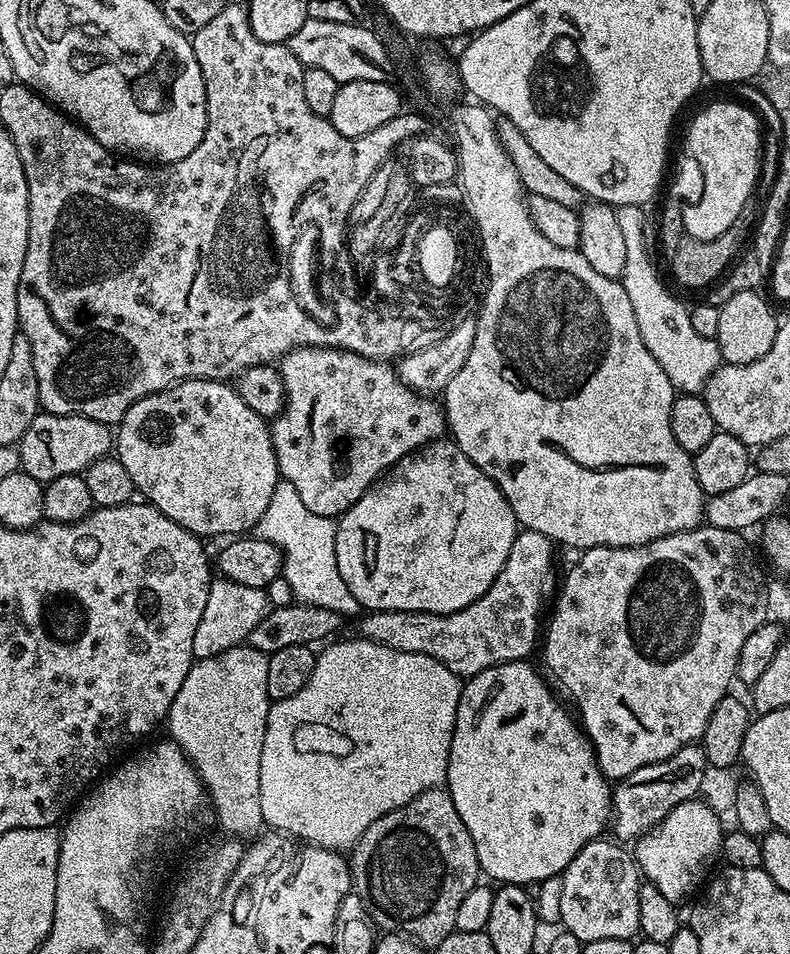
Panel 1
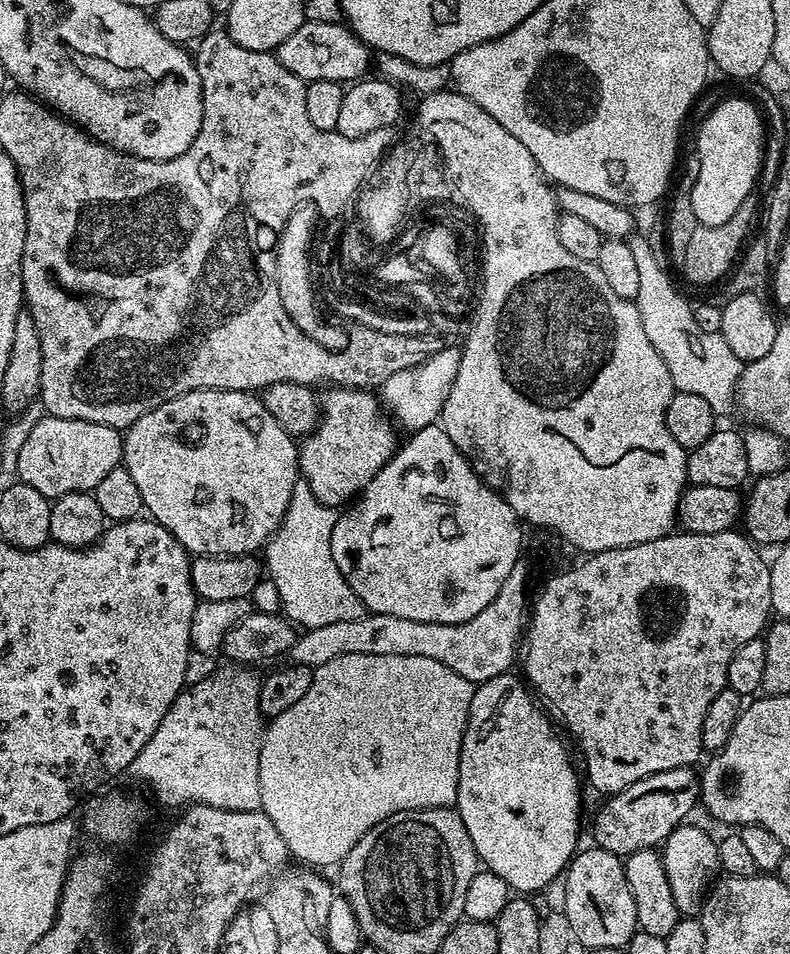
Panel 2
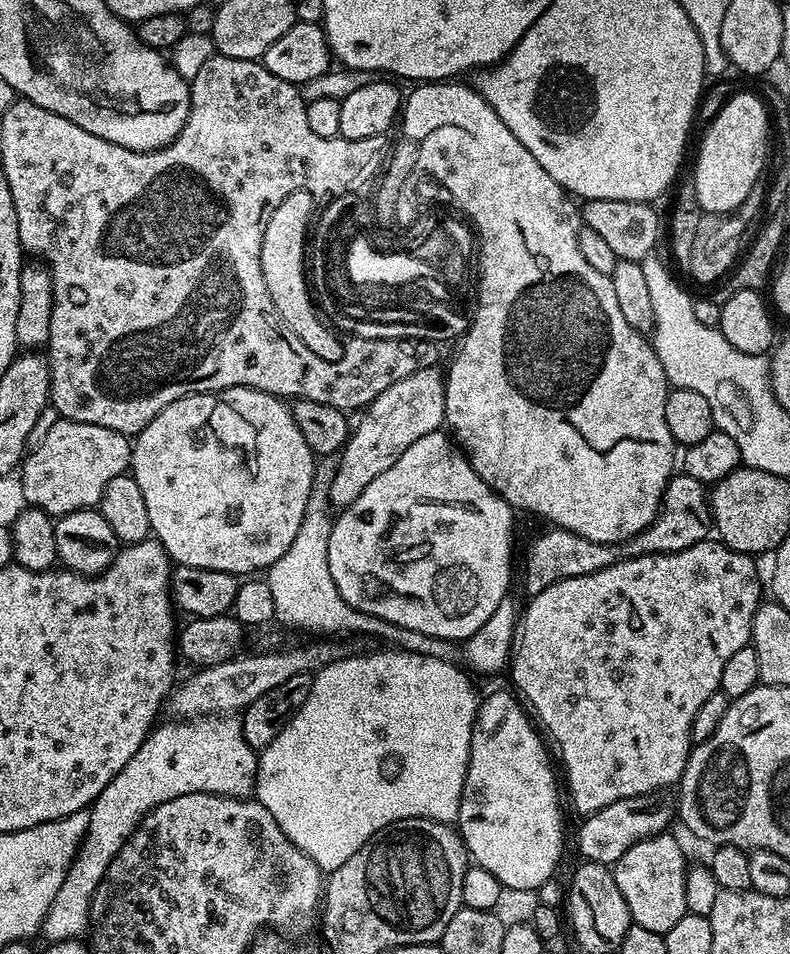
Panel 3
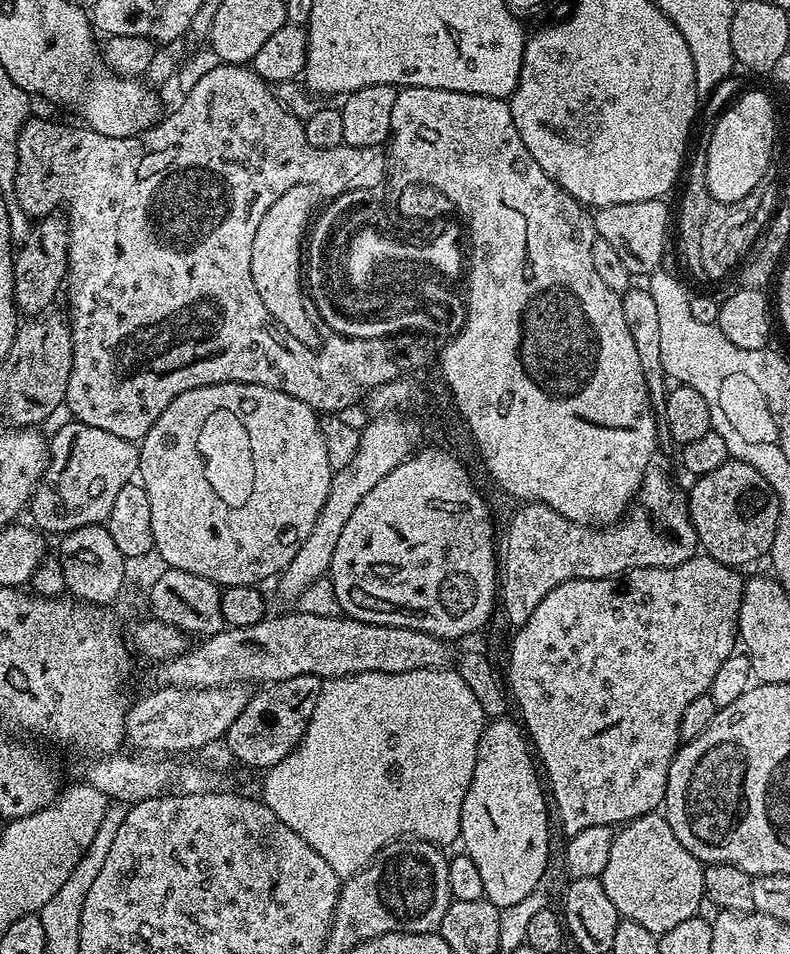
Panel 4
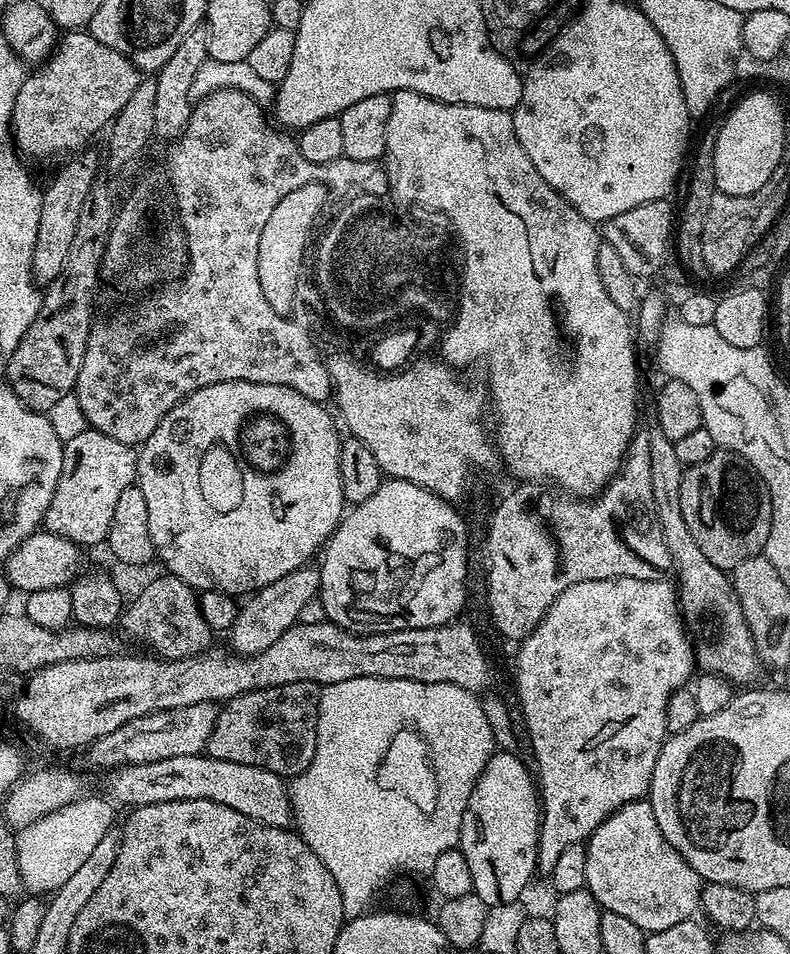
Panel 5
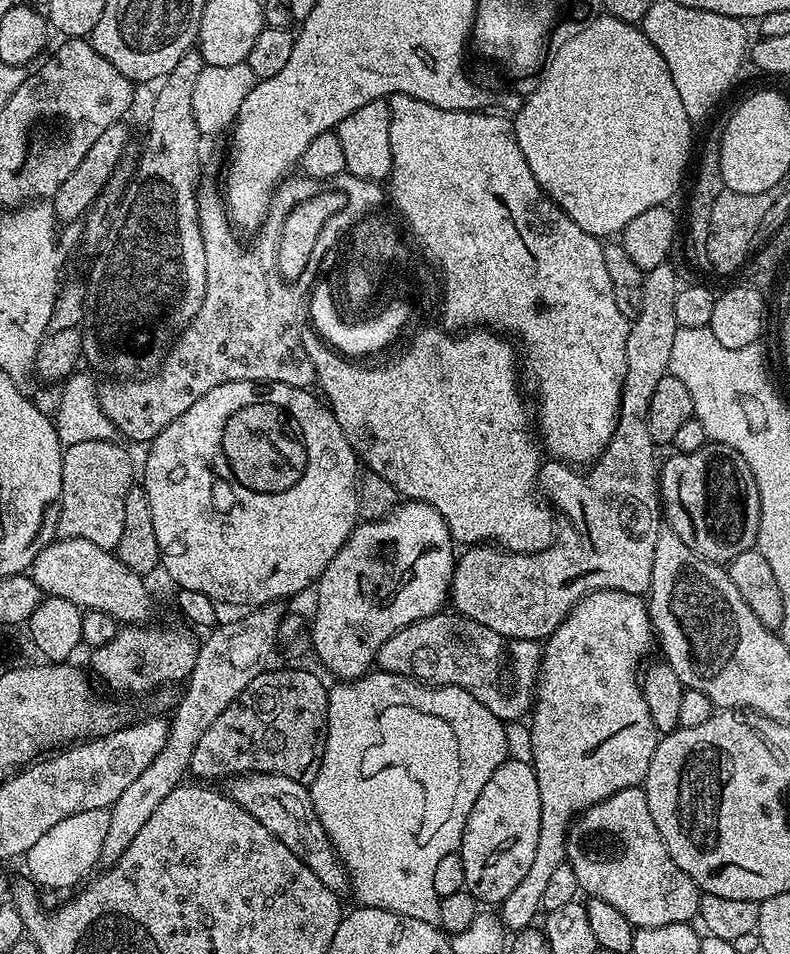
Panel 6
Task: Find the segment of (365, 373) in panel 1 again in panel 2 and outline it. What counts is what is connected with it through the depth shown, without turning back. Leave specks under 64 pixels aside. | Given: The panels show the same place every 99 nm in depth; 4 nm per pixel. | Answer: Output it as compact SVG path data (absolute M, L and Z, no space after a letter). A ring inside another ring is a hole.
M332 386L325 392L328 393L322 396L322 422L316 425L316 431L311 436L303 437L298 448L300 475L308 483L310 490L314 490L314 498L318 498L318 502L339 509L340 504L347 505L353 498L359 497L365 486L376 477L378 470L382 470L382 466L386 466L391 460L398 447L397 429L382 411L377 397L376 400L372 397L375 395L371 391Z

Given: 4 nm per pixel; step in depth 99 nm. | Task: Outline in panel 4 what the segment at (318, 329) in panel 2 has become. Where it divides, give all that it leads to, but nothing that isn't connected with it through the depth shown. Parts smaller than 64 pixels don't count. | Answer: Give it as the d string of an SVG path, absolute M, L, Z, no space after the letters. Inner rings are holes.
M308 184L292 186L282 194L258 224L251 251L251 278L262 304L271 316L308 347L317 347L318 332L306 306L304 270L304 243L312 220L315 189Z

